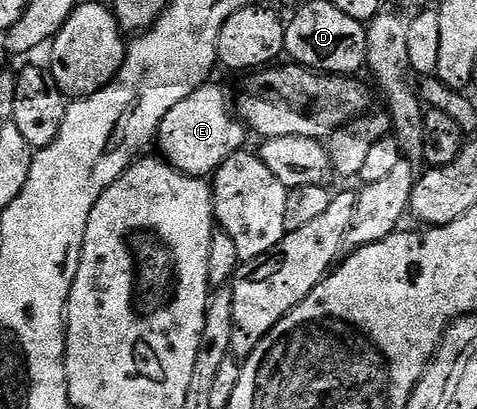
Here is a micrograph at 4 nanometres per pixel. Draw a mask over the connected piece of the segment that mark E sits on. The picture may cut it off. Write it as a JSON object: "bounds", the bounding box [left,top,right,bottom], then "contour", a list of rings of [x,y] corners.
{"bounds":[156,85,248,178],"contour":[[[200,85],[184,102],[176,102],[160,122],[156,145],[161,159],[176,170],[199,178],[213,177],[218,167],[232,154],[243,151],[248,129],[236,115],[236,104],[220,85]]]}

